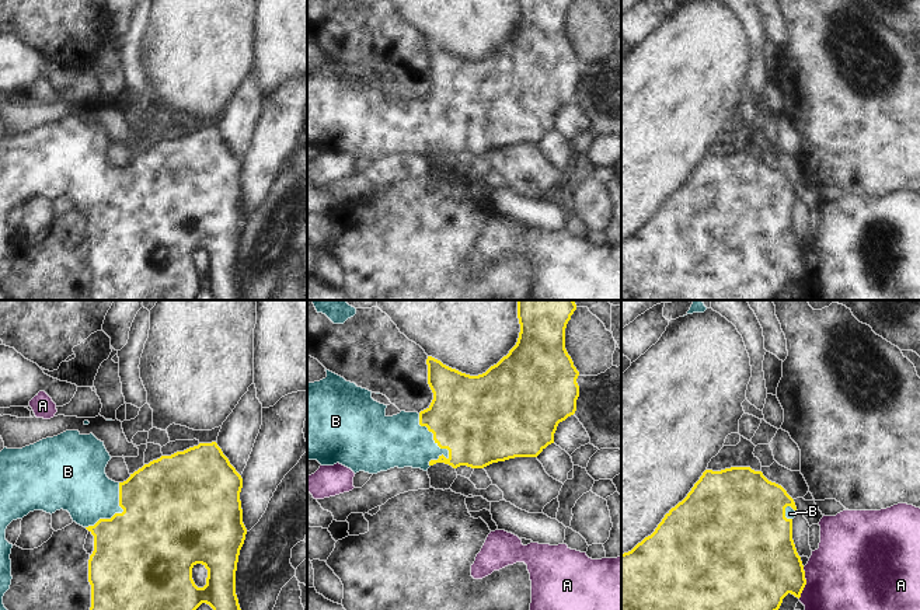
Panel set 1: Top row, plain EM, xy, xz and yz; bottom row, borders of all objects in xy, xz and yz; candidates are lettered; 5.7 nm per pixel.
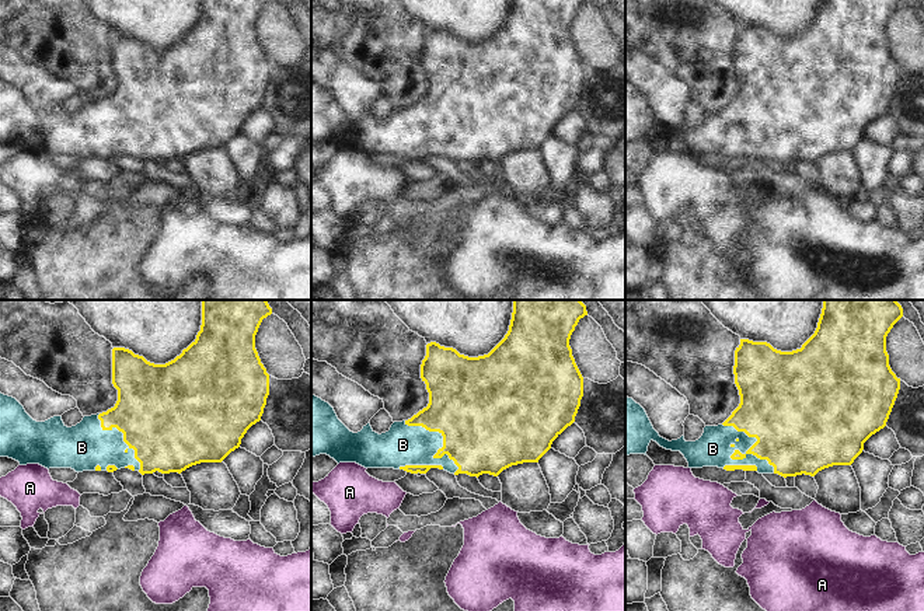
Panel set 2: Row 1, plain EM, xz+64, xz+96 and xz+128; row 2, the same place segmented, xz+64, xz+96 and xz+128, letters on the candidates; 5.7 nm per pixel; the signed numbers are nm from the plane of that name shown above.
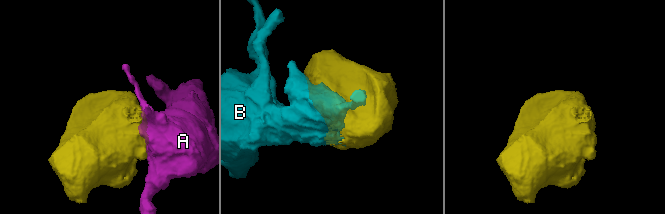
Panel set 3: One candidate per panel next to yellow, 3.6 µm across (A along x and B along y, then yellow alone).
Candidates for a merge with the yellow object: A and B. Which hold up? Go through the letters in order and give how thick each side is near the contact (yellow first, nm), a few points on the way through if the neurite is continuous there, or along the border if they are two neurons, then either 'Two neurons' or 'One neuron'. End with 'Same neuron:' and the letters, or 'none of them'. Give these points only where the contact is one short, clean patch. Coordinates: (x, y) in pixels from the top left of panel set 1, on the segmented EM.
A: Thickness 400 nm (yellow) against 440 nm. Two neurons
B: Thickness 460 nm (yellow) against 300 nm. One neuron
Same neuron: B.

